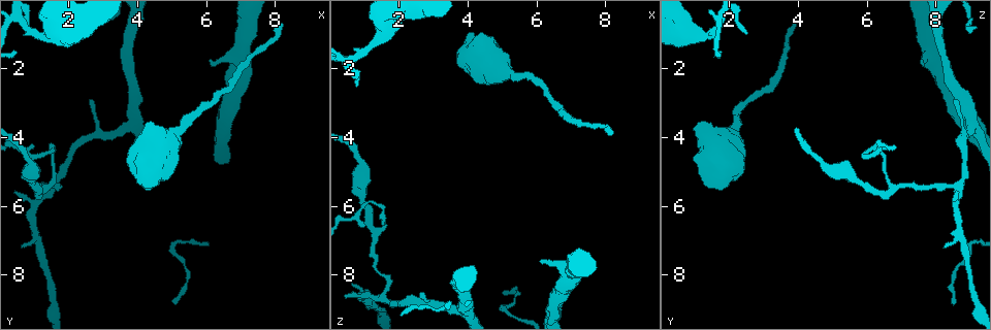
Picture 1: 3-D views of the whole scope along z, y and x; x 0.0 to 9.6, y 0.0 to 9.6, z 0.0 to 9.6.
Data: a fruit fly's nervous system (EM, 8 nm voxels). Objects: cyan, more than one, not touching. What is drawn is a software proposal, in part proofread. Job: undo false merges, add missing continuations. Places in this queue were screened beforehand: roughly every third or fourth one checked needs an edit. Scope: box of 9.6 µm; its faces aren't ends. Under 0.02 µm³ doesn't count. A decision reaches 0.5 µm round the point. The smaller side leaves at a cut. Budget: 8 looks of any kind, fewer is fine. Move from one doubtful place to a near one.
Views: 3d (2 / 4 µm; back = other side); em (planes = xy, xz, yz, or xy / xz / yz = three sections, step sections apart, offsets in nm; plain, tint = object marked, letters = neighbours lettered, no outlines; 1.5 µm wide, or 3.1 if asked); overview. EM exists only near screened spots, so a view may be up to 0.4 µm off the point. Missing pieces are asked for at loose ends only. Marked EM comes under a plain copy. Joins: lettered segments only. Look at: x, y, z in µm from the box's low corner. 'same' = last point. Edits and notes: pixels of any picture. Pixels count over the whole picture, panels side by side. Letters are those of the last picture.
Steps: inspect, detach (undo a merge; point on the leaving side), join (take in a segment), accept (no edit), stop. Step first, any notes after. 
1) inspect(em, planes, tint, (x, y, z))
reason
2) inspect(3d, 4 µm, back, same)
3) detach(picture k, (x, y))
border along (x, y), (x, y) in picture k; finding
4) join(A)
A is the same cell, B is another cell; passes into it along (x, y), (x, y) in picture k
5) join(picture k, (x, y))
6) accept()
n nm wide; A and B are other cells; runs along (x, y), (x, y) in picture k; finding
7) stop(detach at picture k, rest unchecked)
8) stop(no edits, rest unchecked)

inspect(3d, 4 µm, (1.30, 1.05, 1.25))
thick turns thin

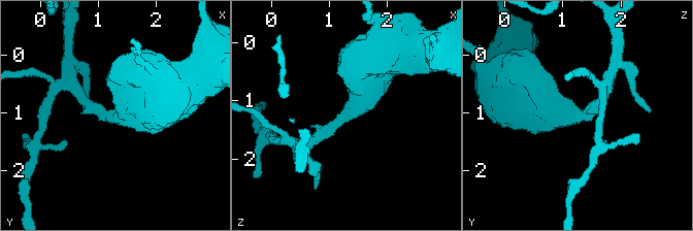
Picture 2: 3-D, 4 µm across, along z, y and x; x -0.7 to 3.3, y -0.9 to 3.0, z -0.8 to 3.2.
inspect(em, planes, tint, (1.25, 1.10, 1.25))
arms of 220, 550 nm

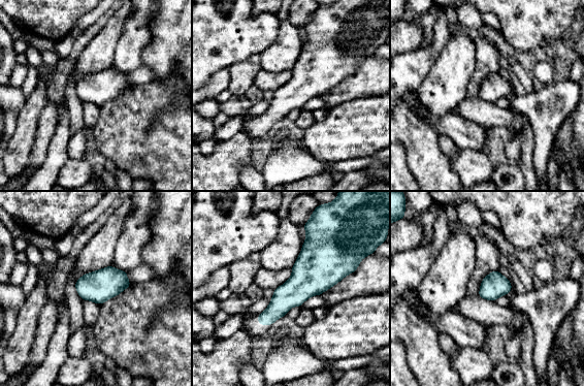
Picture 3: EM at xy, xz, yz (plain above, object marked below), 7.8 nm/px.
inspect(em, planes, letters, same)
see the neighbours

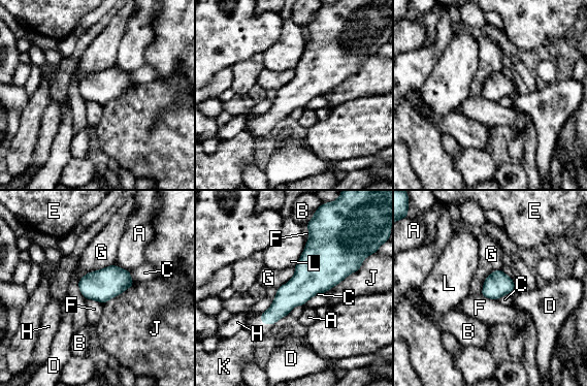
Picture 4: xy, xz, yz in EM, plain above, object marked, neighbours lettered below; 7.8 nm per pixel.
accept()
A, B, C, D, E, F, G, H, J, K and L are other cells; border along (112, 263), (87, 272), (78, 281) in picture 4; all the same cell

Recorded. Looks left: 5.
inspect(3d, 4 µm, (4.35, 3.60, 1.15))
thick end

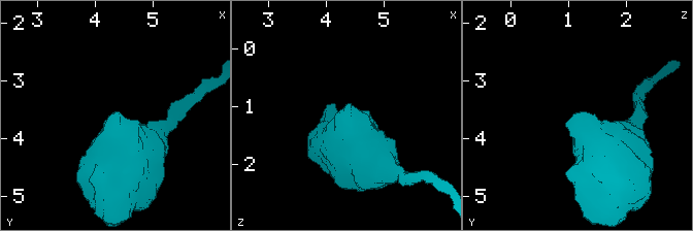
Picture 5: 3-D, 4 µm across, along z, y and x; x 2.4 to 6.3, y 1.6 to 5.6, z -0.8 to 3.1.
inspect(em, 3.1 µm, planes, letters, (4.35, 3.55, 1.05))

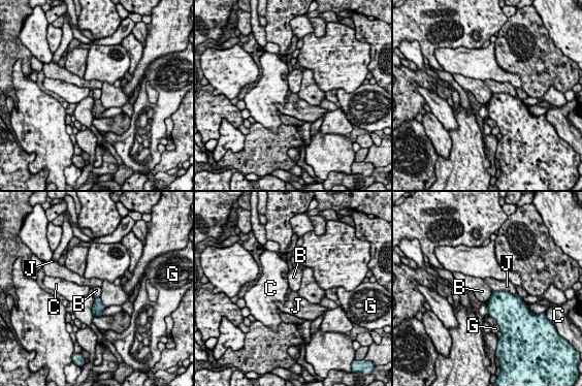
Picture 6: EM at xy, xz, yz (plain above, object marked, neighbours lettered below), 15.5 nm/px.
accept()
J touches over 360 nm; B, C, G and J are other cells; no lettered segment goes on from it

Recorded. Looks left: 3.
inspect(em, xy, step 8, tint, (6.10, 1.75, 7.55))
stops while still wide

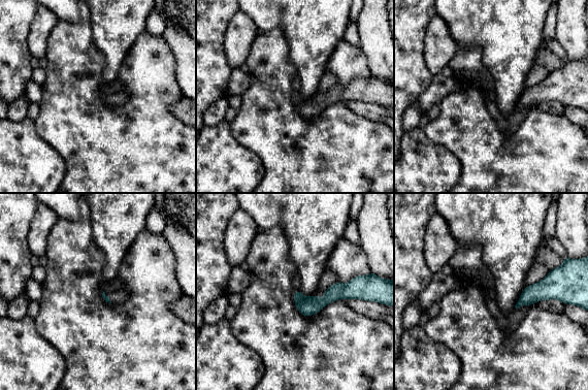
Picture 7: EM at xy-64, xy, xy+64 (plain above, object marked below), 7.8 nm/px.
inspect(em, planes, letters, same)

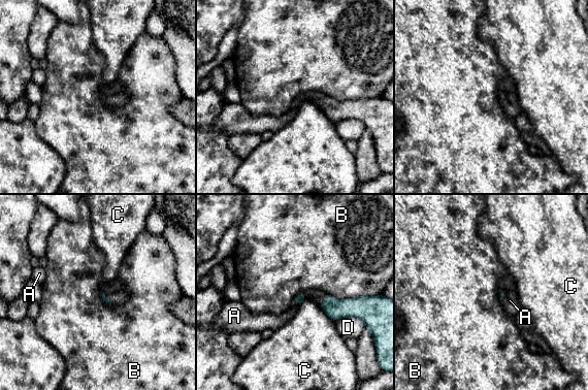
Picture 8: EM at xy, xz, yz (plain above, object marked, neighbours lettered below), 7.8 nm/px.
join(A)
A is the same cell, B, C and D are other cells; passes into it along (299, 298), (296, 302), (270, 321) in picture 8; the cell continues

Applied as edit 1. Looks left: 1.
inspect(em, planes, letters, (8.10, 0.60, 3.85))
long arm stops here

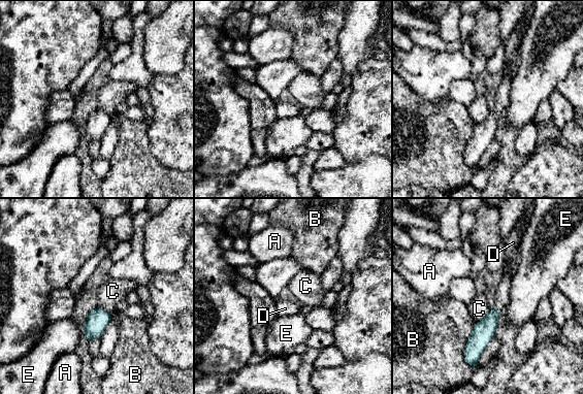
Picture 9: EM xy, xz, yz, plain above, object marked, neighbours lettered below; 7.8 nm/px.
join(D)
90 nm wide; D is the same cell, A, B, C and E are other cells; it goes on there

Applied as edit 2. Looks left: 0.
stop(join at picture 8, join at picture 9, rest unchecked)

